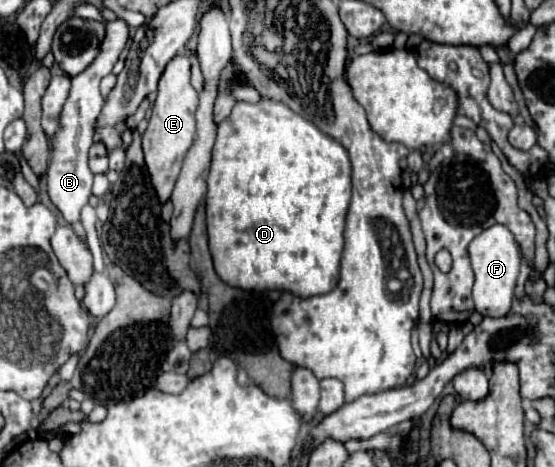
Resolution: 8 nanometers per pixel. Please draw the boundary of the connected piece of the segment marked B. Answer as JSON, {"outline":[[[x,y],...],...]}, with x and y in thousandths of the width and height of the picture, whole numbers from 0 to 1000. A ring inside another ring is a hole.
{"outline":[[[211,39],[193,51],[193,77],[182,94],[182,116],[171,124],[171,133],[150,150],[142,163],[128,167],[128,188],[124,206],[114,223],[110,248],[106,248],[106,278],[92,296],[92,343],[88,343],[88,364],[85,364],[85,411],[92,420],[92,433],[106,445],[114,467],[128,475],[132,493],[153,510],[153,493],[142,471],[146,445],[157,437],[164,420],[164,398],[168,398],[168,368],[160,364],[157,351],[157,330],[168,308],[168,261],[175,257],[175,244],[182,240],[186,227],[186,206],[178,197],[178,171],[193,158],[200,158],[204,137],[211,133],[218,107],[225,103],[232,81],[232,51],[222,39]]]}

